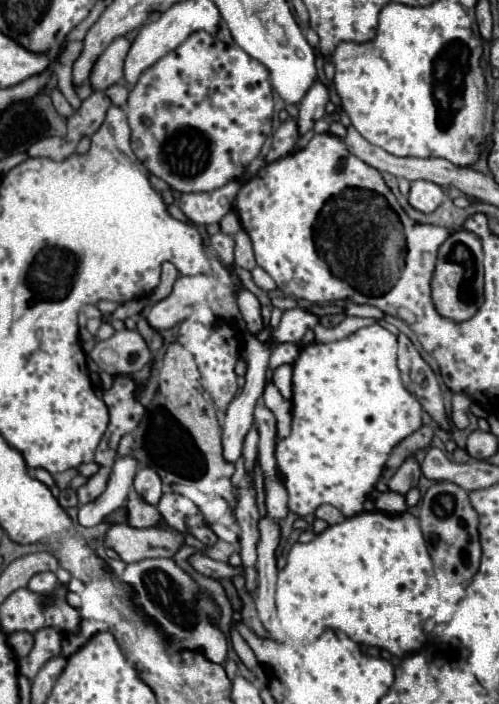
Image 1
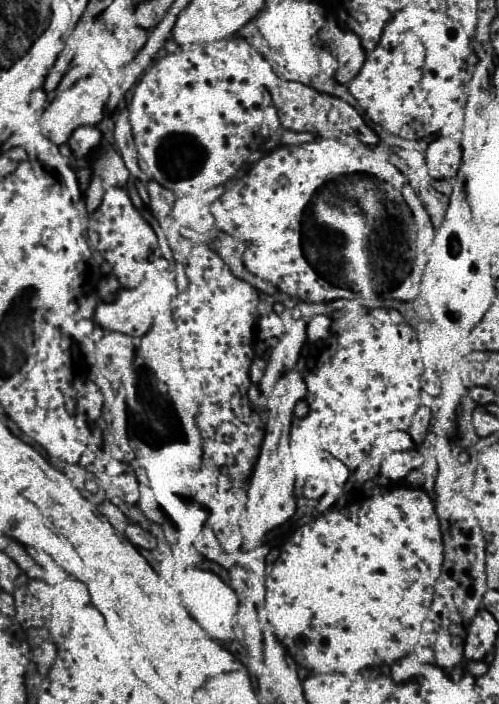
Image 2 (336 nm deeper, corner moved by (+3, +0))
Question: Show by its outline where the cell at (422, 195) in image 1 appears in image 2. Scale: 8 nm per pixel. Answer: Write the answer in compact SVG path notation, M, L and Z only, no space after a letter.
M440 138L436 142L430 142L426 150L426 168L432 178L456 178L460 168L460 146L452 138Z

